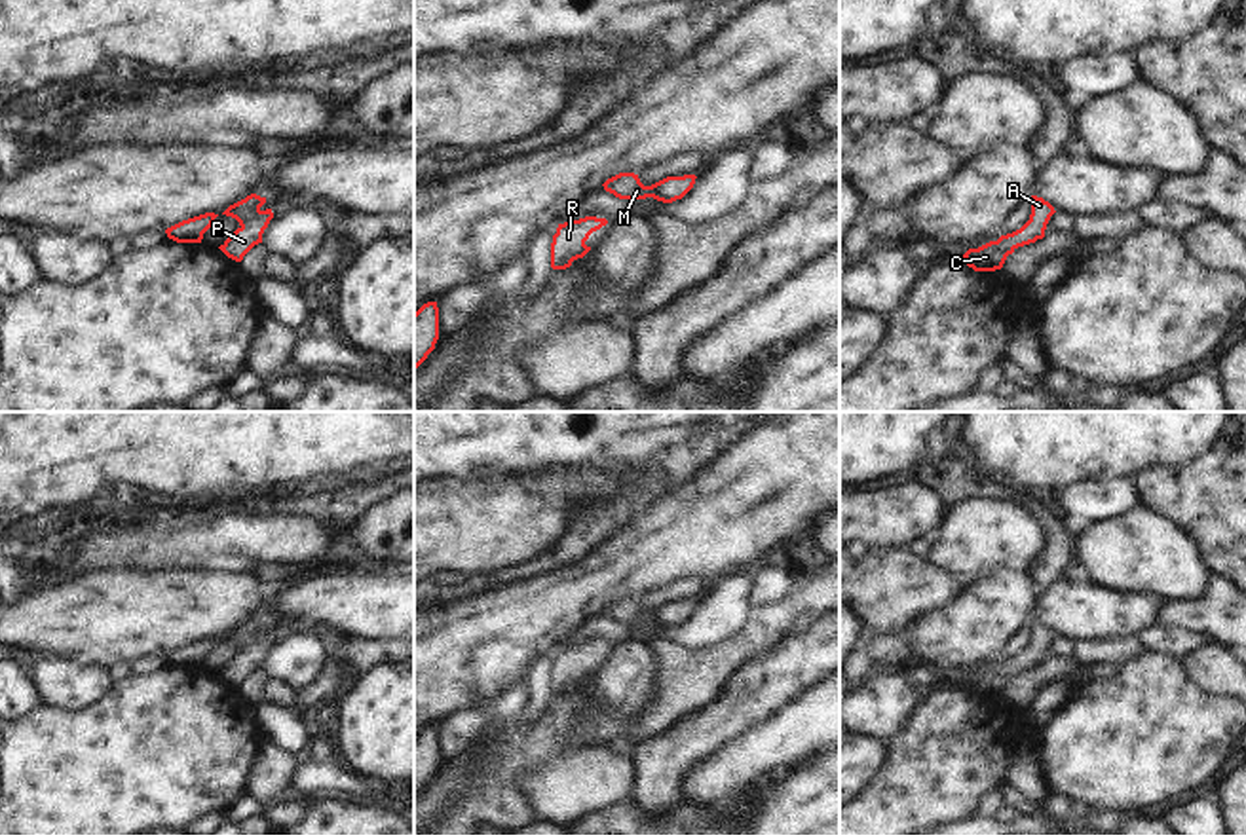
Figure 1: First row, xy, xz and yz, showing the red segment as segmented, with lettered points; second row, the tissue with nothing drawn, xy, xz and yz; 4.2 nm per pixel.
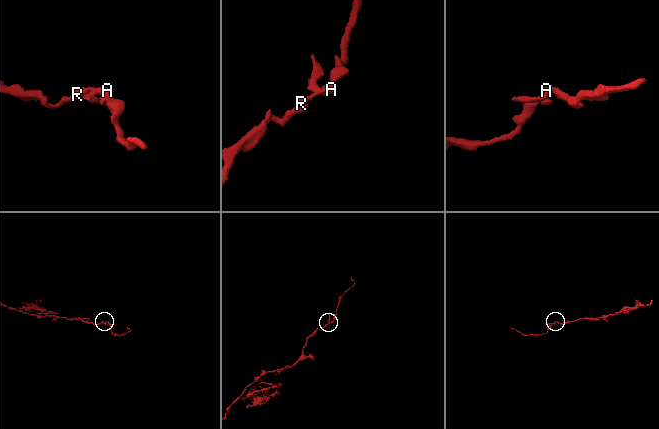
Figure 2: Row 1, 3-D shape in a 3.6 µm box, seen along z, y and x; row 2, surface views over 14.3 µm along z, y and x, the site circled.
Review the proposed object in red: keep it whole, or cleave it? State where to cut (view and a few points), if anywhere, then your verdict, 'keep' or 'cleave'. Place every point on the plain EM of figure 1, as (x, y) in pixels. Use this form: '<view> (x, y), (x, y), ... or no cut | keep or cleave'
no cut | keep

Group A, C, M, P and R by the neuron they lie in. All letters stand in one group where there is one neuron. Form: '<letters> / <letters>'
A C M P R

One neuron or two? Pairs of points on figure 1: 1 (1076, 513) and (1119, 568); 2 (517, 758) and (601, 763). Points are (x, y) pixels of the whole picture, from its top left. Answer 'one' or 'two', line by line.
1: two
2: two

